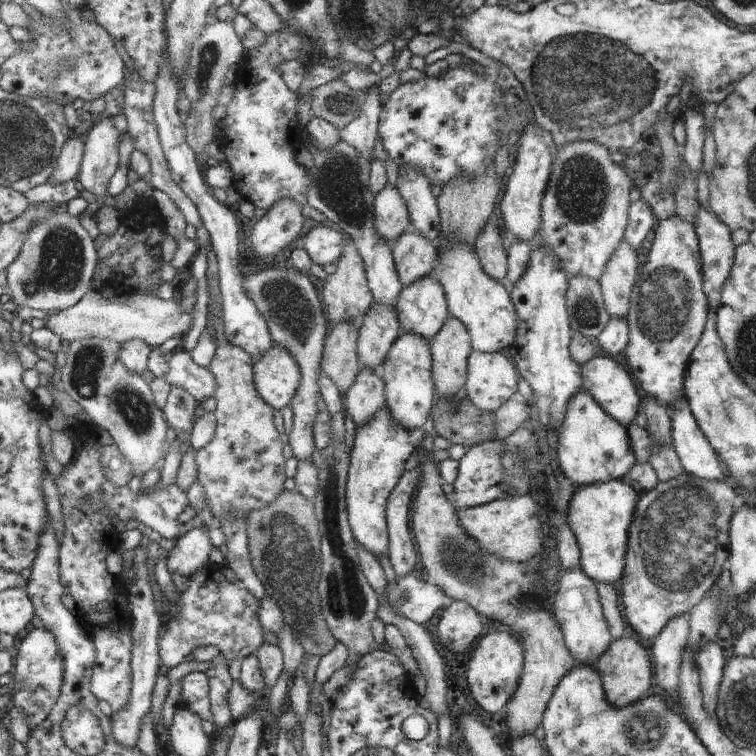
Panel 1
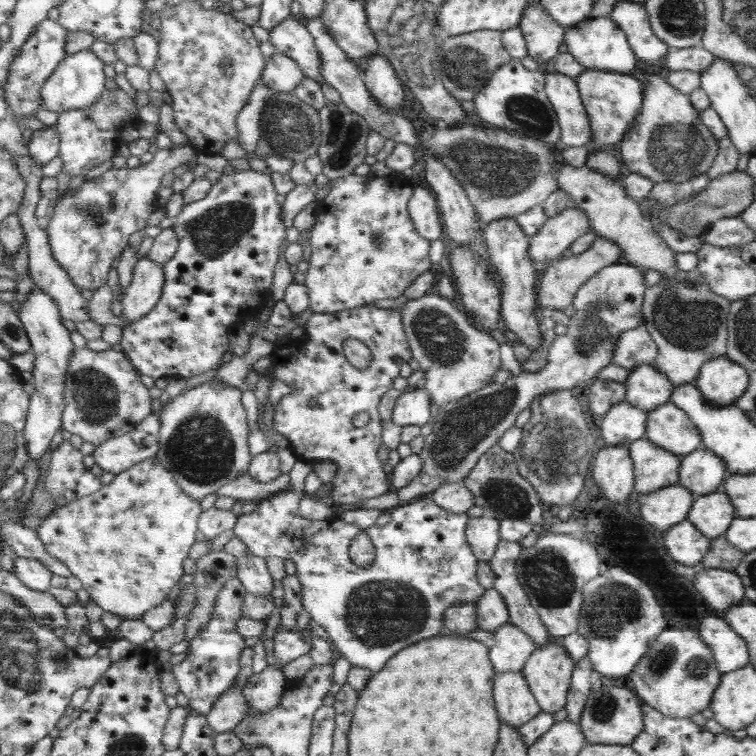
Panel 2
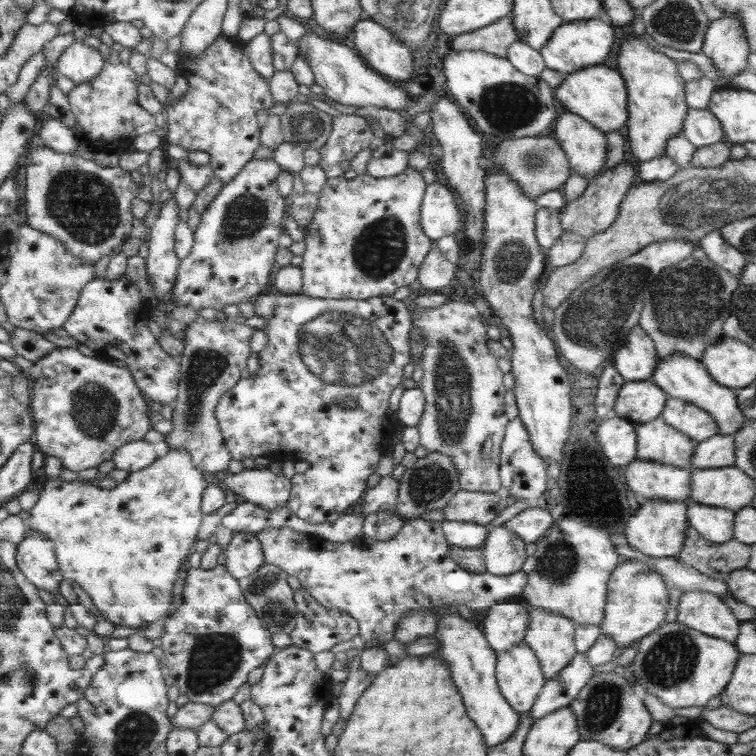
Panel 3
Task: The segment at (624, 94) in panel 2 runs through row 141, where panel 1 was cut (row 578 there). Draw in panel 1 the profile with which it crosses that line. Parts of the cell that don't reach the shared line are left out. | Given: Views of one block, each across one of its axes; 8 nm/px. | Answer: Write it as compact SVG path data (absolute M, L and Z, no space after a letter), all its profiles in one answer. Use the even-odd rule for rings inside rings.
M621 479L579 486L573 492L564 516L578 546L579 567L592 581L613 584L619 580L625 564L627 528L637 498L632 485Z

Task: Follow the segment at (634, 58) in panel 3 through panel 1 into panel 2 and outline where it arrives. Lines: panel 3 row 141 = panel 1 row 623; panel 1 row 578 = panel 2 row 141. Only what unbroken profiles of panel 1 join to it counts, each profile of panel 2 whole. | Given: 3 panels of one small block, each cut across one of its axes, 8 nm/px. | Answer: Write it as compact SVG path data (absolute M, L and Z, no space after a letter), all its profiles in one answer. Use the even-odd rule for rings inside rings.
M664 73L649 74L645 78L642 103L639 112L619 141L619 156L631 173L648 178L652 183L680 183L692 176L704 173L716 155L717 139L700 123L699 111L695 110L686 94L675 90L664 78Z

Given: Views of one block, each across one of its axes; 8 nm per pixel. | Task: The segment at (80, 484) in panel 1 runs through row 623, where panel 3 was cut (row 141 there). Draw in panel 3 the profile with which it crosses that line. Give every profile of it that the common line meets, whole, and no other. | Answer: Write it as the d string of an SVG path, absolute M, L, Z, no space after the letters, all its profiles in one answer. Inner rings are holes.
M114 42L101 74L89 82L77 84L68 93L72 111L82 129L82 140L96 151L127 153L129 148L133 148L137 137L158 129L154 114L145 110L137 98L141 78L130 65L132 54L133 49Z

